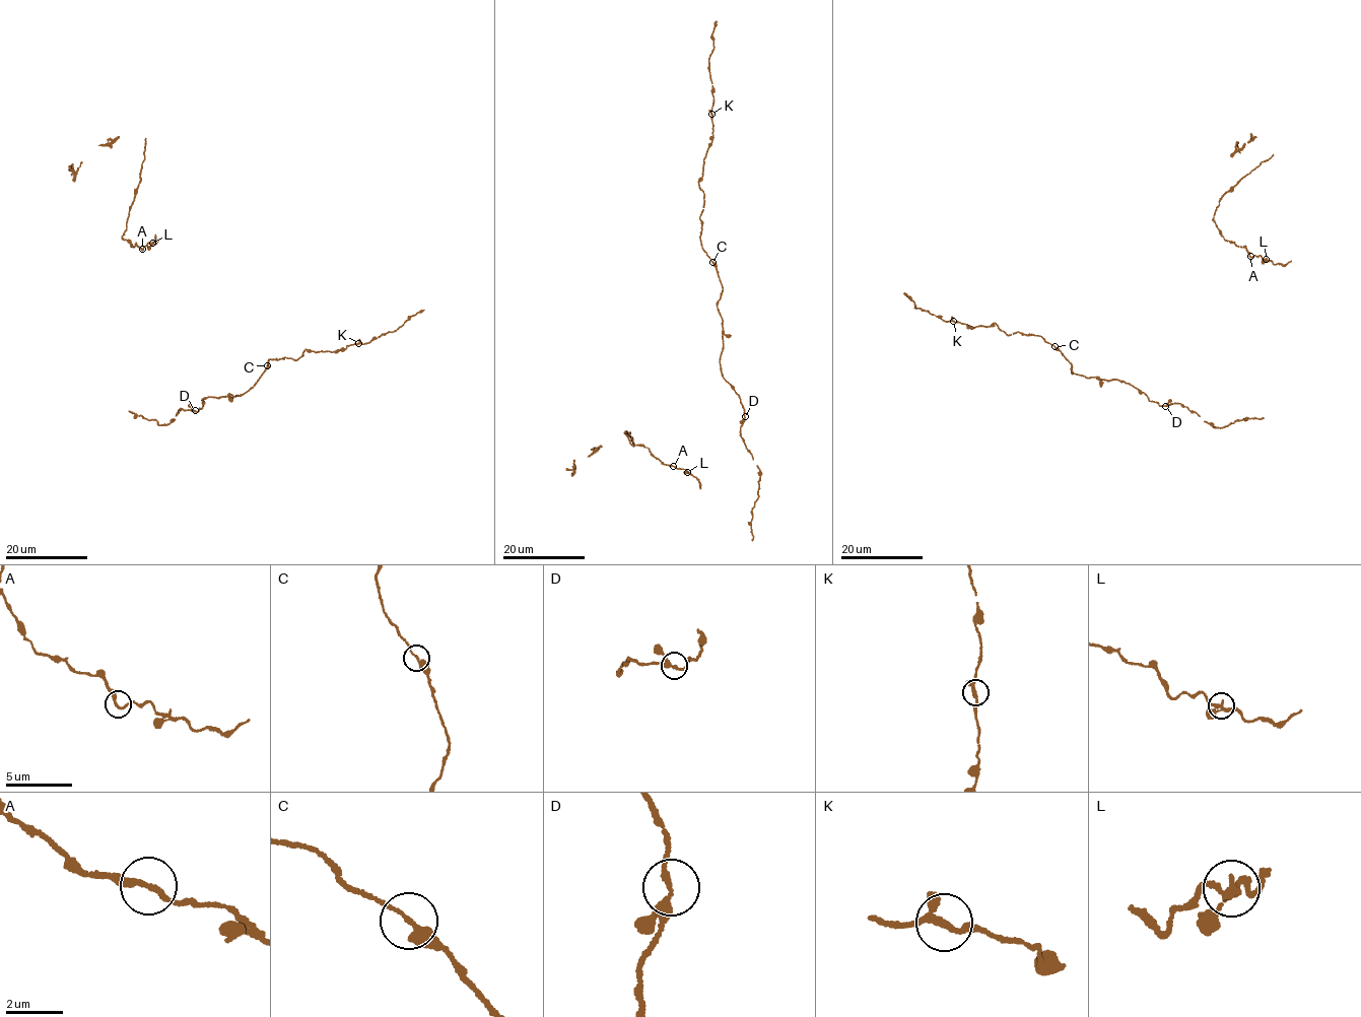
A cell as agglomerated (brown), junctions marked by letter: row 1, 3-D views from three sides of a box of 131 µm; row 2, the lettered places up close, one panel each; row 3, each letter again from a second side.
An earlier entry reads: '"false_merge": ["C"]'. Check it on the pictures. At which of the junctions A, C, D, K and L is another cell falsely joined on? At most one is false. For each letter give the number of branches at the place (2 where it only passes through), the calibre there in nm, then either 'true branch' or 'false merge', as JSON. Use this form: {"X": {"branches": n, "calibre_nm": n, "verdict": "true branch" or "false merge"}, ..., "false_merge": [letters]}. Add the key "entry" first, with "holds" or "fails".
{"entry": "fails", "A": {"branches": 2, "calibre_nm": 200, "verdict": "true branch"}, "C": {"branches": 2, "calibre_nm": 260, "verdict": "true branch"}, "D": {"branches": 3, "calibre_nm": 200, "verdict": "true branch"}, "K": {"branches": 3, "calibre_nm": 190, "verdict": "true branch"}, "L": {"branches": 3, "calibre_nm": 190, "verdict": "true branch"}, "false_merge": []}

